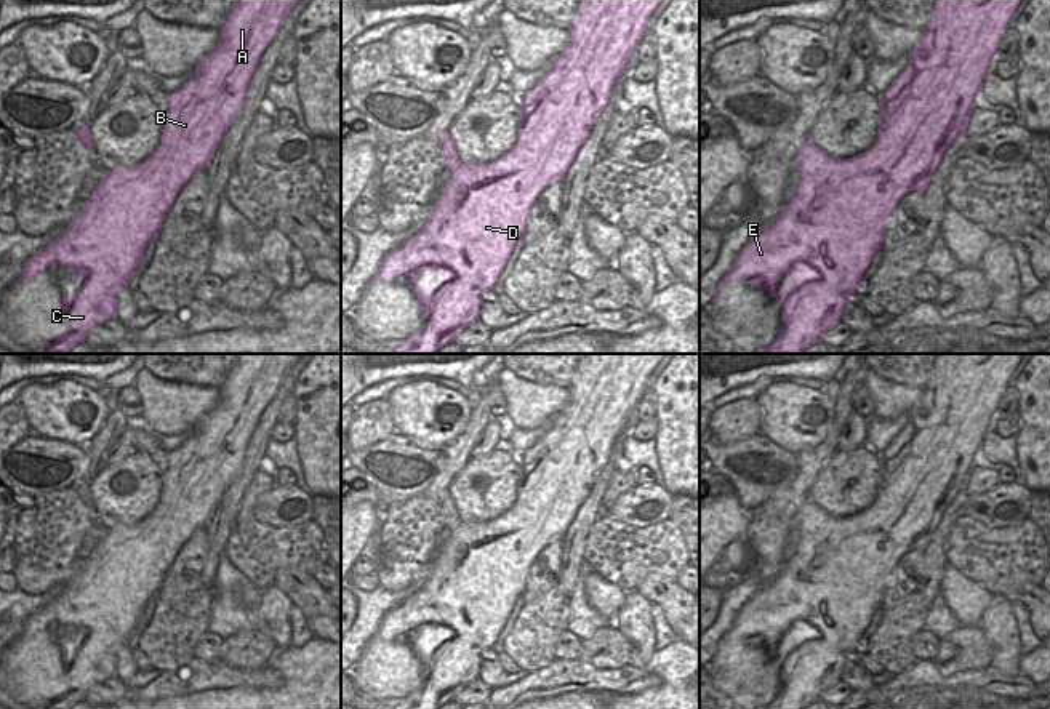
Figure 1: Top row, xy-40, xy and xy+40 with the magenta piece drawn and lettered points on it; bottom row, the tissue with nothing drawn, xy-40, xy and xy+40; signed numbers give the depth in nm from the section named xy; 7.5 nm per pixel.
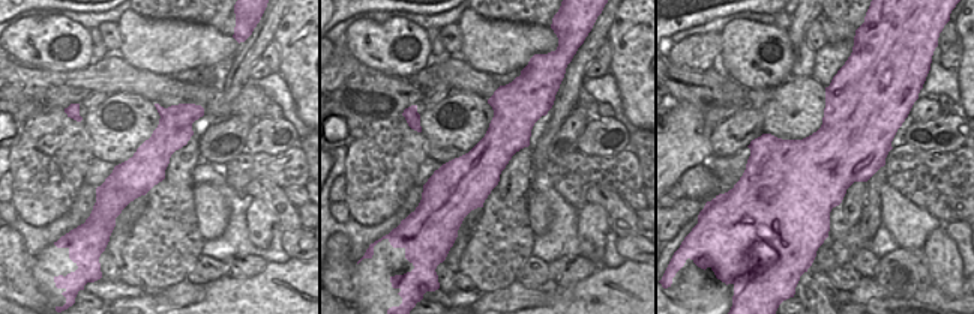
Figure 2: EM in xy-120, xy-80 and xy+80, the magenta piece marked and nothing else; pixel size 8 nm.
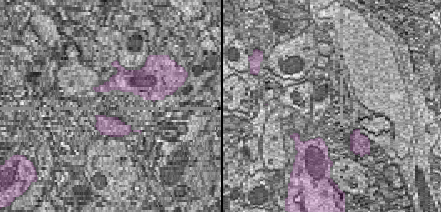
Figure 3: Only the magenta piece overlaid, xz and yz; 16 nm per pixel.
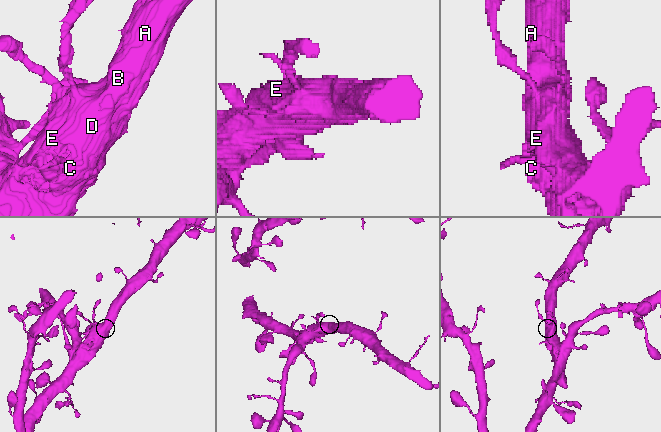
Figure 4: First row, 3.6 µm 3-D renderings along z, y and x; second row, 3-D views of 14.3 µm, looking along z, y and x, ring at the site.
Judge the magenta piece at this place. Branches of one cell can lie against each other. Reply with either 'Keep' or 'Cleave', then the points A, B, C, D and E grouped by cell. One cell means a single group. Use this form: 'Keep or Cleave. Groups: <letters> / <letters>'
Keep. Groups: A B C D E.

